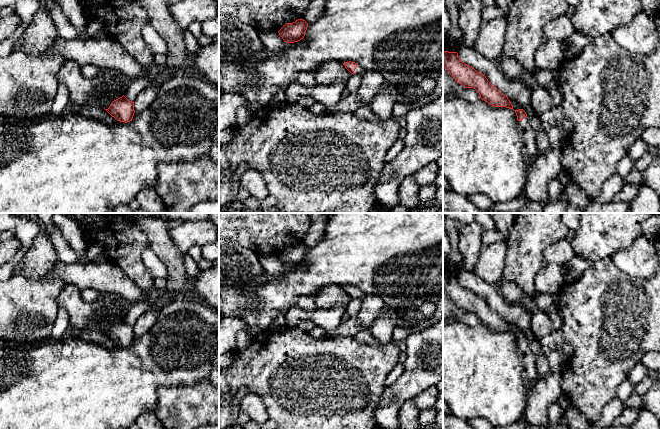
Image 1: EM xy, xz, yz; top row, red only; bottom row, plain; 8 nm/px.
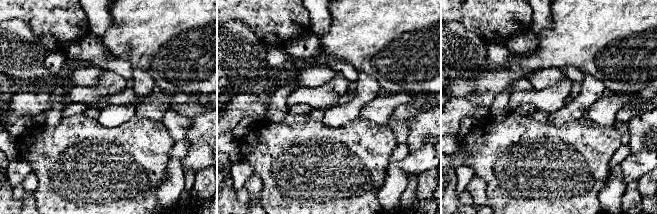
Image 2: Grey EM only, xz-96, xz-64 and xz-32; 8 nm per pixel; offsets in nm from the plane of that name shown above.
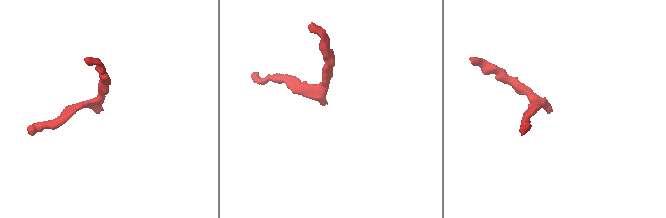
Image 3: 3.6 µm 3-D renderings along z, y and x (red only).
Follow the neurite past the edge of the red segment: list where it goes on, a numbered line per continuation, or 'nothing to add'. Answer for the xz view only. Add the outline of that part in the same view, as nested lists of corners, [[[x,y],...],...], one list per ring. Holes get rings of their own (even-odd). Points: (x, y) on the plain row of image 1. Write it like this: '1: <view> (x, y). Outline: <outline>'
1: xz (359, 294). Outline: [[[357,288],[354,298],[358,299],[358,300],[362,300],[364,296],[365,296],[365,293],[362,290],[360,290],[359,288]]]

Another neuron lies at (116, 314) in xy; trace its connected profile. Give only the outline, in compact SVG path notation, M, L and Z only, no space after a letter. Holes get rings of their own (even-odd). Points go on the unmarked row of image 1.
M124 304L123 306L116 306L112 307L107 314L105 314L102 319L99 321L97 328L105 333L108 333L110 328L122 321L124 319L124 316L126 314L126 308L127 304Z

